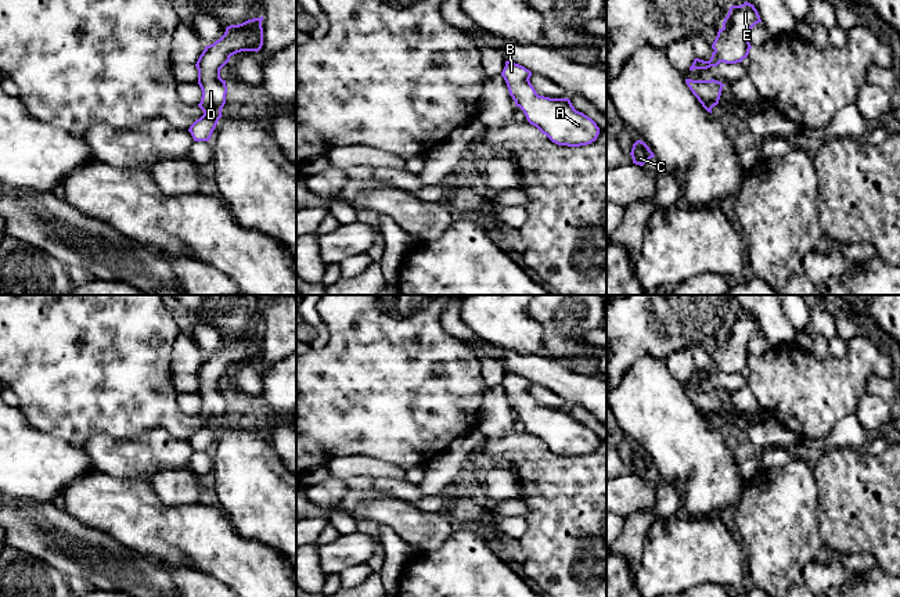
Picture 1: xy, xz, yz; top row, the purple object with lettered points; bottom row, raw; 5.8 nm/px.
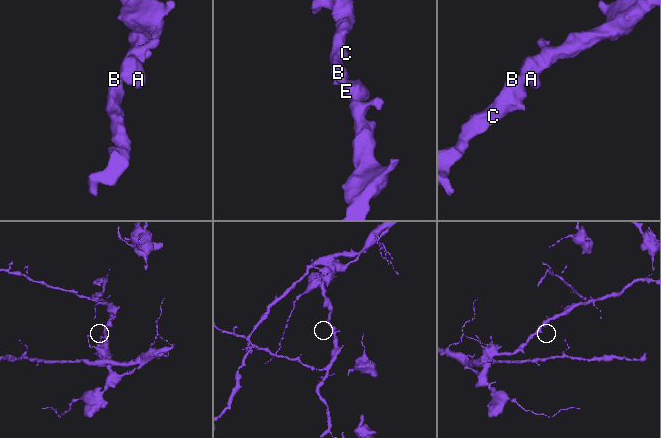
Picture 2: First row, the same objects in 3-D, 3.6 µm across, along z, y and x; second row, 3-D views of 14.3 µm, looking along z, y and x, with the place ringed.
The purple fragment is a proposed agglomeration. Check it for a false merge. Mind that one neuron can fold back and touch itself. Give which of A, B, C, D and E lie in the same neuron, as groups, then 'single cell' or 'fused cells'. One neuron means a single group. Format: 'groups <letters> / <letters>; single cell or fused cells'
groups A B C D E; single cell

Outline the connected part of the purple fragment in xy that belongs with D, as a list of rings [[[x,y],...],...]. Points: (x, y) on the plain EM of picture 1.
[[[263,327],[248,330],[238,335],[226,338],[224,345],[213,355],[205,357],[195,377],[198,380],[198,395],[202,400],[198,417],[204,425],[188,439],[194,452],[209,452],[212,443],[223,427],[227,396],[220,388],[220,380],[230,367],[241,362],[259,362],[263,356]]]

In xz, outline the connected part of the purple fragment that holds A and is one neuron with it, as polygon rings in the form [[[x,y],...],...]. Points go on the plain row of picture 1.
[[[505,371],[501,382],[510,406],[528,432],[558,456],[580,457],[591,454],[600,445],[597,434],[575,420],[569,409],[539,406],[530,393],[532,382]]]

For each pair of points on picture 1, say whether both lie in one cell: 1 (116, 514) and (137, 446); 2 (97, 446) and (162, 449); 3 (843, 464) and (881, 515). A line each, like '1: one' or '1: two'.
1: two
2: one
3: one

